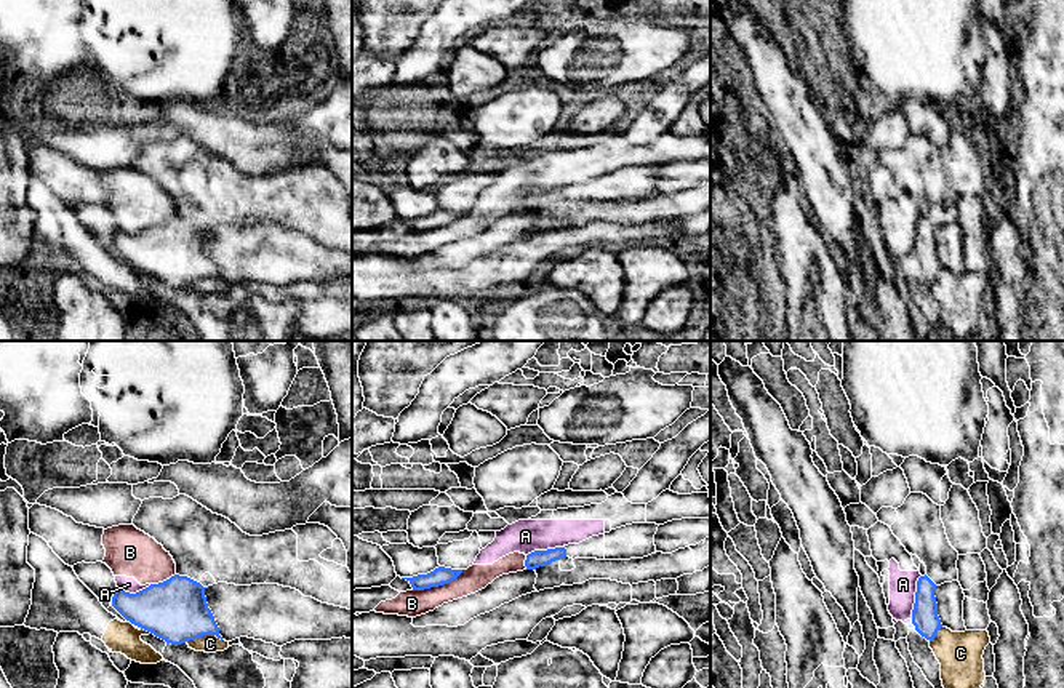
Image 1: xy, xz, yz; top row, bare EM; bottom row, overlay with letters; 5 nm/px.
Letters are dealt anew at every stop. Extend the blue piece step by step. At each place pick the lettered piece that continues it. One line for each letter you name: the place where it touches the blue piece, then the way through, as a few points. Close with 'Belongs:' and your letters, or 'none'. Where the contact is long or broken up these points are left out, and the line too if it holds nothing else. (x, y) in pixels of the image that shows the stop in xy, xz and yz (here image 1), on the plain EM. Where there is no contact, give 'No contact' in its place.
Belongs: none

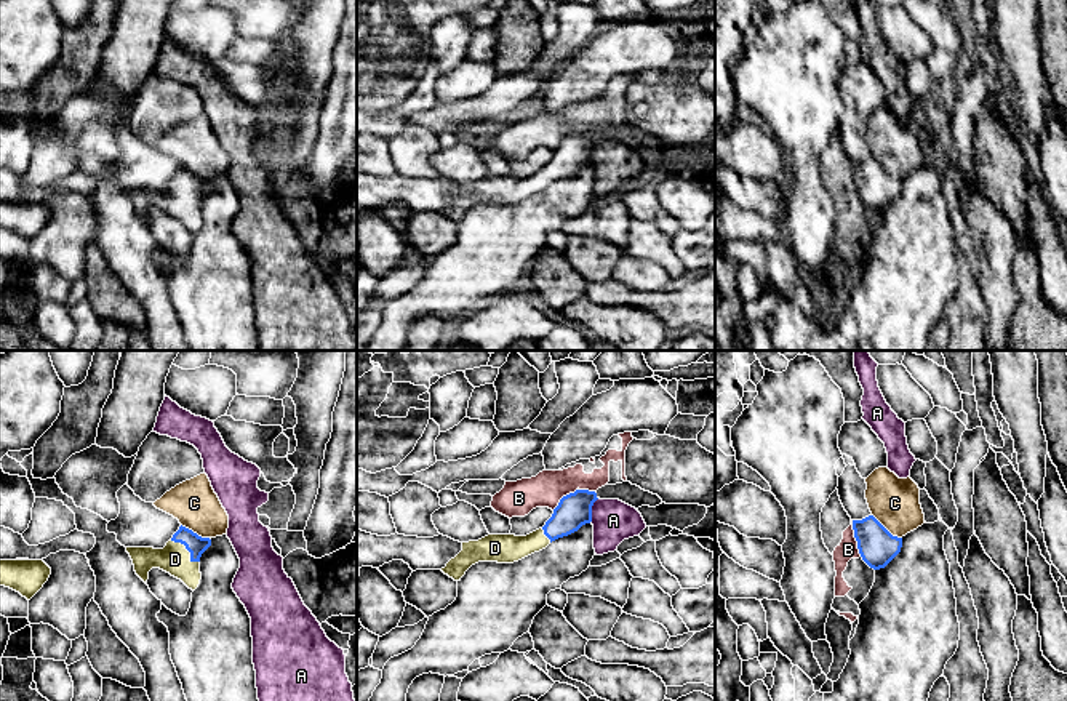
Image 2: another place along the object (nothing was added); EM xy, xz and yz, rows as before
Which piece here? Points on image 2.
D: Touches blue at xy (186, 189). Path across: xy (195, 186), (186, 189), (175, 200)
Belongs: D

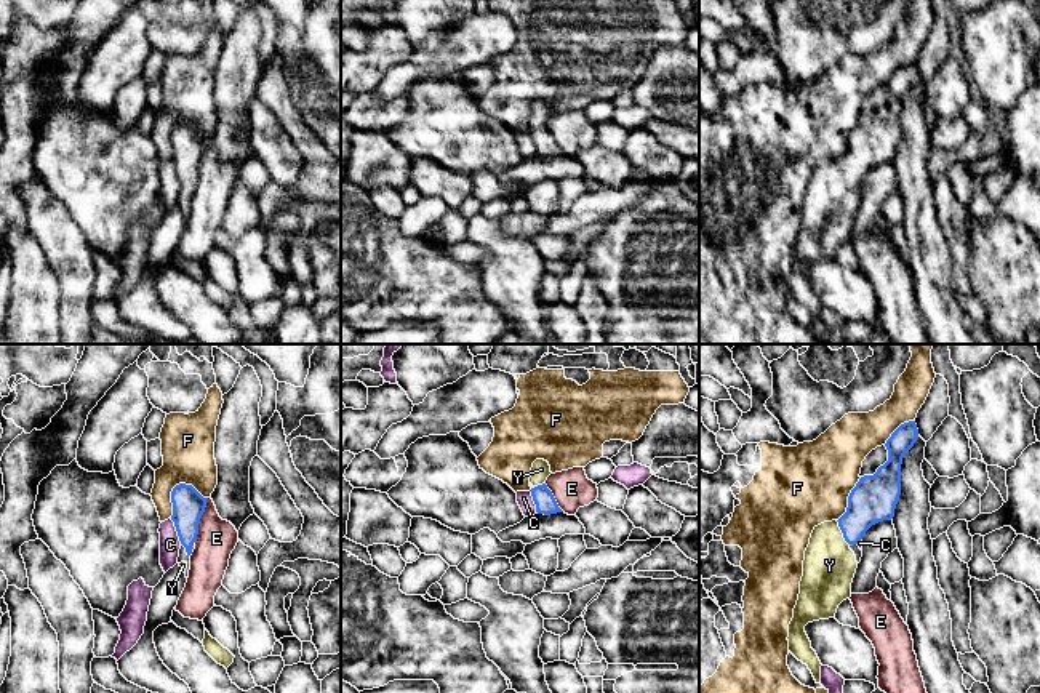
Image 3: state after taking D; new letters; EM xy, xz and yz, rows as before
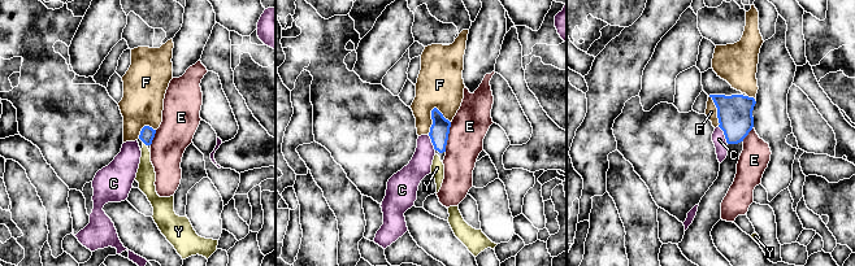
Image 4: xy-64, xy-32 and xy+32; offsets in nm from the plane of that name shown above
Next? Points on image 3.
Y: Touches blue at yz (842, 173). Path across: yz (874, 140), (842, 173), (829, 186), (829, 207)
Belongs: Y

